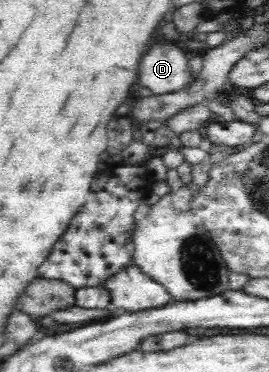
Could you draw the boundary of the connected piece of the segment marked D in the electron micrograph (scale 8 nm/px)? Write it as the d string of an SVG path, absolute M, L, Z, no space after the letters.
M171 39L153 43L137 63L137 79L155 95L177 91L193 82L188 58L185 48L175 46Z

